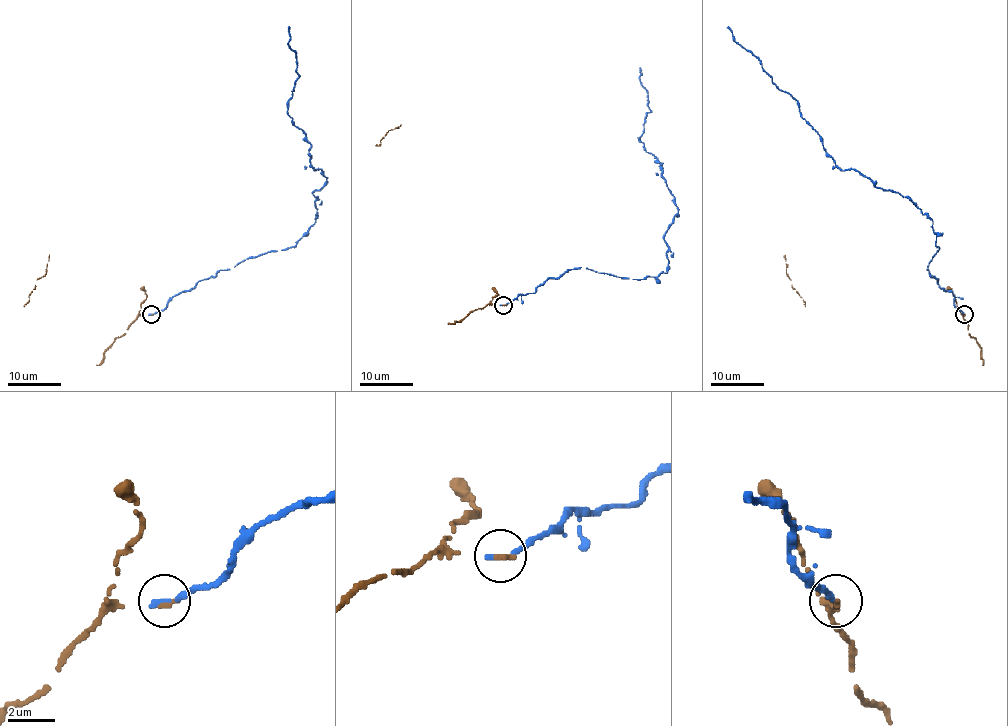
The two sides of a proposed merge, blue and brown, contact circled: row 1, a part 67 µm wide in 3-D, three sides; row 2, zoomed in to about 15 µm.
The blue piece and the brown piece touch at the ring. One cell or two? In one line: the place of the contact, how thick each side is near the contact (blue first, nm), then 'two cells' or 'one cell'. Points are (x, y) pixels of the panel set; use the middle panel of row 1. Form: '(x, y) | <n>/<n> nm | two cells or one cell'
(503, 305) | 320/240 nm | one cell

